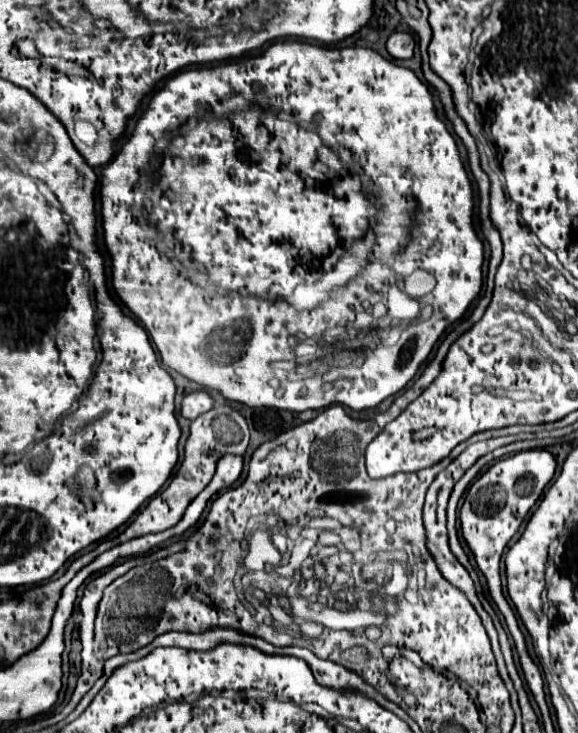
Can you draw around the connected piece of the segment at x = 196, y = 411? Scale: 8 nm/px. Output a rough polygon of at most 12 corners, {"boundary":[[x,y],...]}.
{"boundary":[[203,390],[181,402],[181,416],[195,420],[213,408],[213,398]]}

